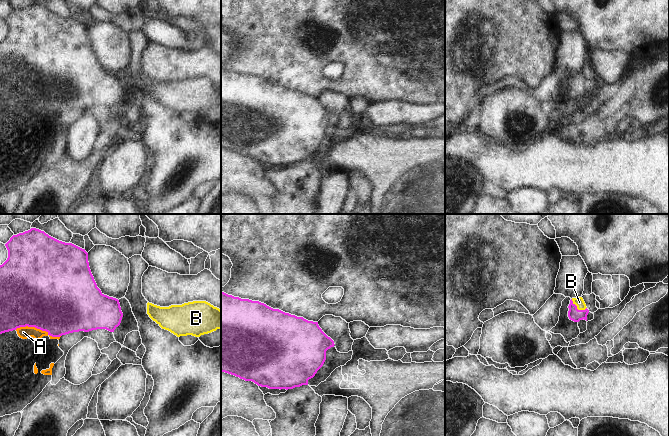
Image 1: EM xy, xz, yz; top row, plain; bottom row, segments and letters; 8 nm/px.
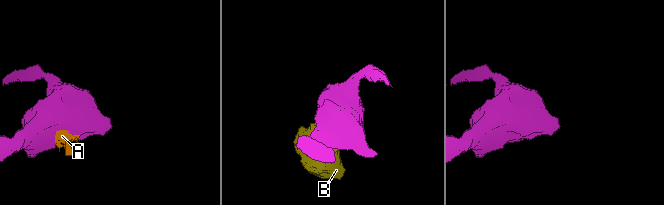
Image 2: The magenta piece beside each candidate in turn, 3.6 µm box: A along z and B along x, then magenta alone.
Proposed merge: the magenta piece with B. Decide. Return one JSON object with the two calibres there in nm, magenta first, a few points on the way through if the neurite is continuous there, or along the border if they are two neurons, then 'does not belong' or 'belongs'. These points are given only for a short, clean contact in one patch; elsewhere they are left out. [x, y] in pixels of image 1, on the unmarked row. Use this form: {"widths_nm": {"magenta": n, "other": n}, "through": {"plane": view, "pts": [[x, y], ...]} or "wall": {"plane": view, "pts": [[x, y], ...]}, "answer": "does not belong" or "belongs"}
{"widths_nm": {"magenta": 100, "other": 80}, "through": {"plane": "yz", "pts": [[574, 90], [576, 84], [579, 78]]}, "answer": "belongs"}

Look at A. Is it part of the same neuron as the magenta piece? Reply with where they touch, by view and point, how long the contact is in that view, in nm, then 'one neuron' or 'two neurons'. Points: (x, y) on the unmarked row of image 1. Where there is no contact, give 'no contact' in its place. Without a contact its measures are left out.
xy (38, 104) | 380 nm | one neuron

